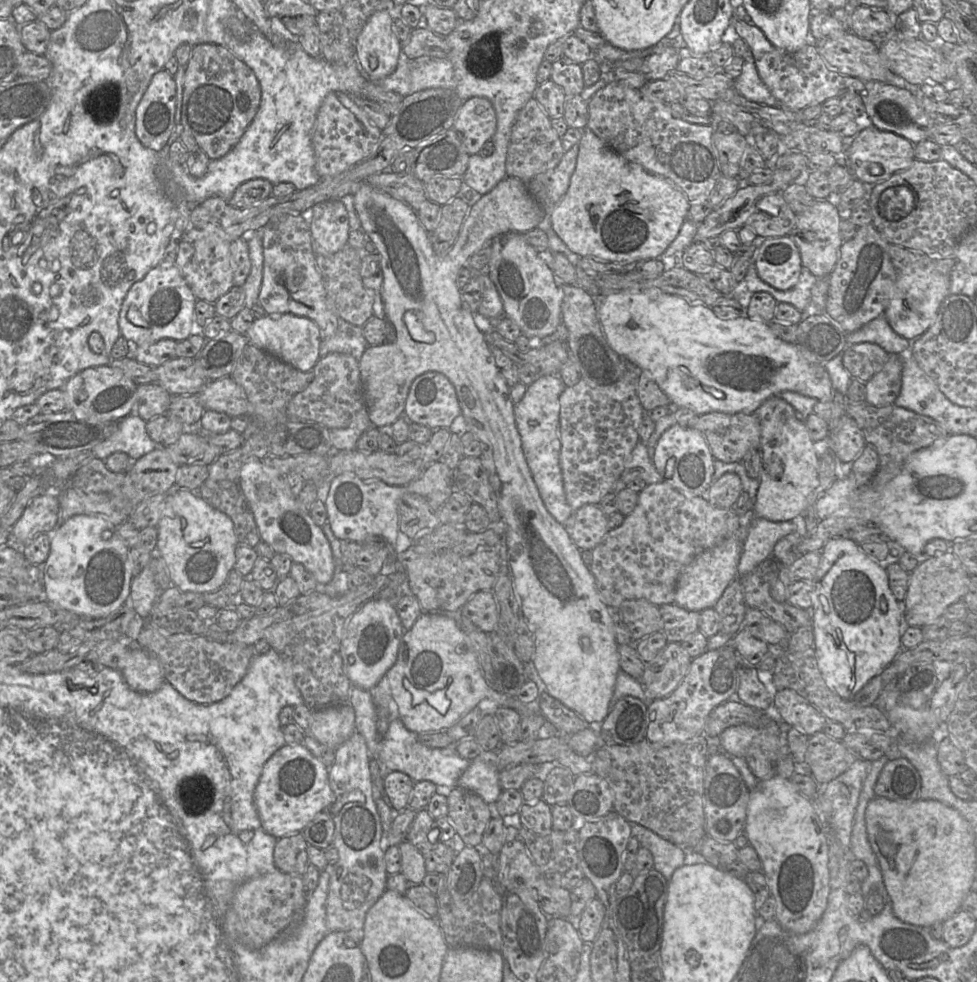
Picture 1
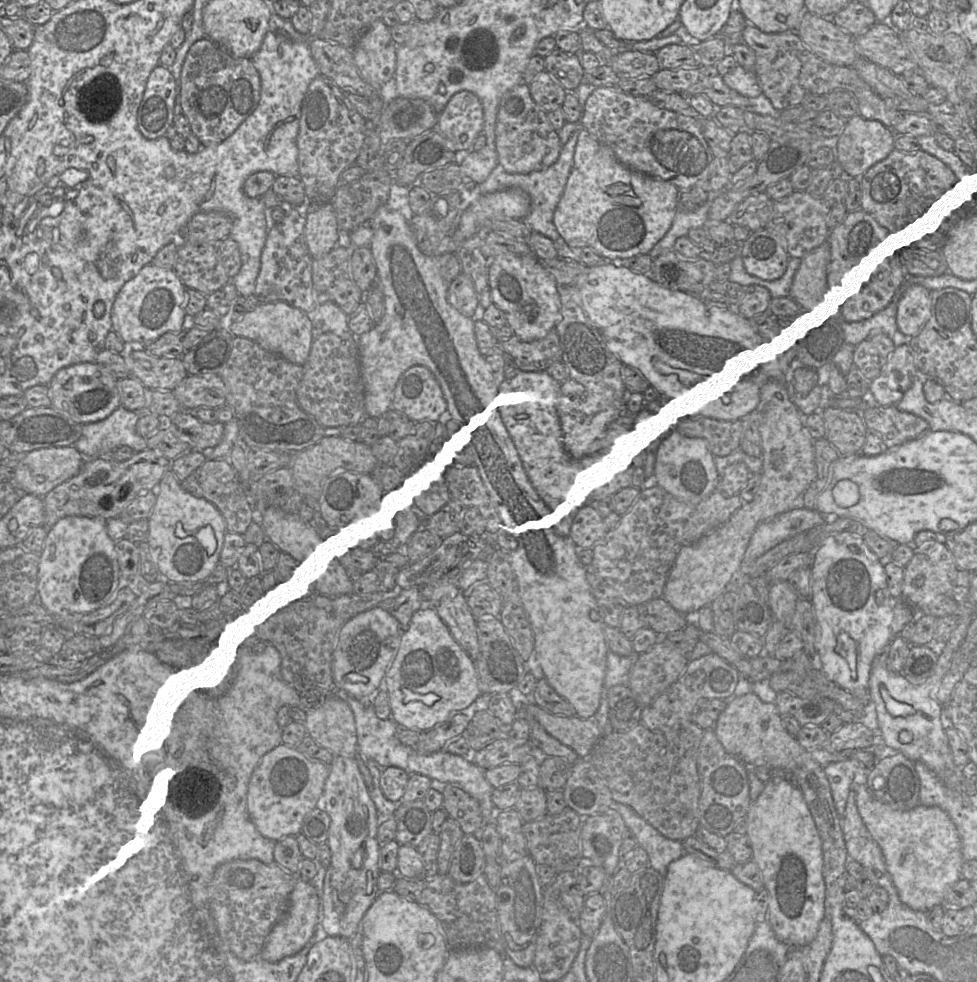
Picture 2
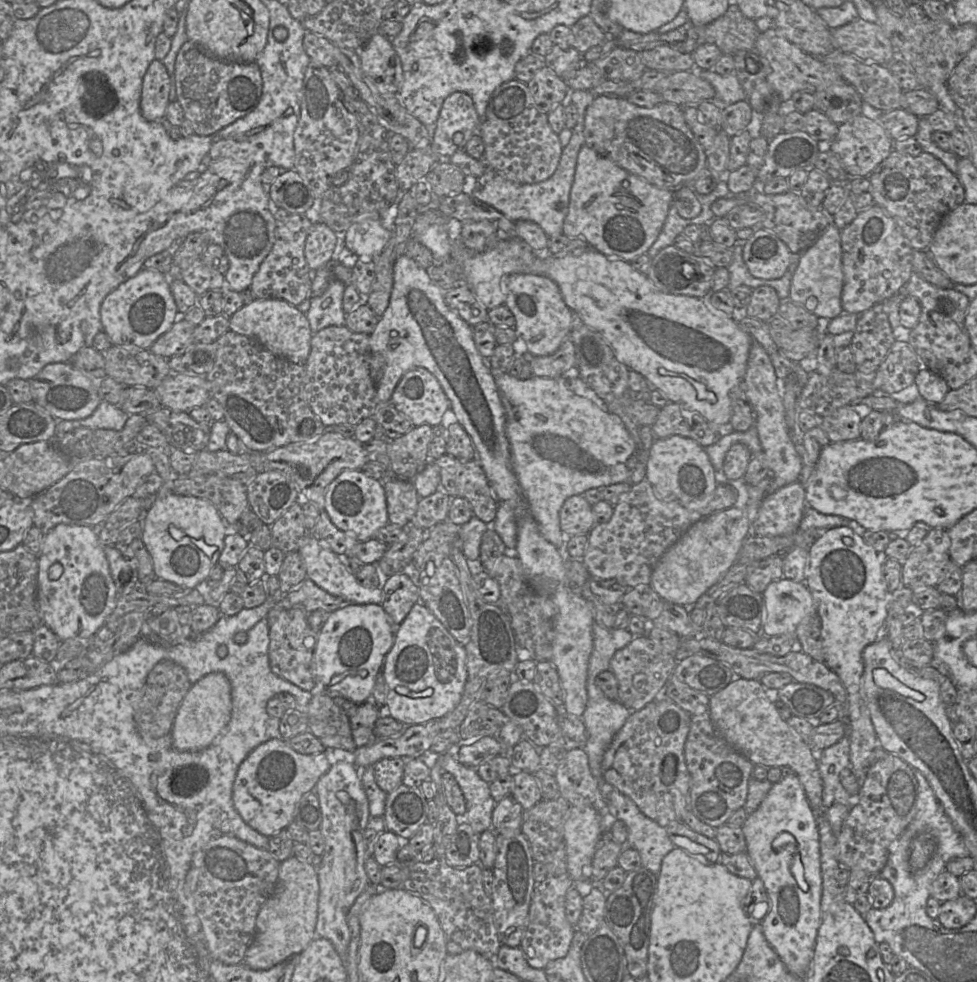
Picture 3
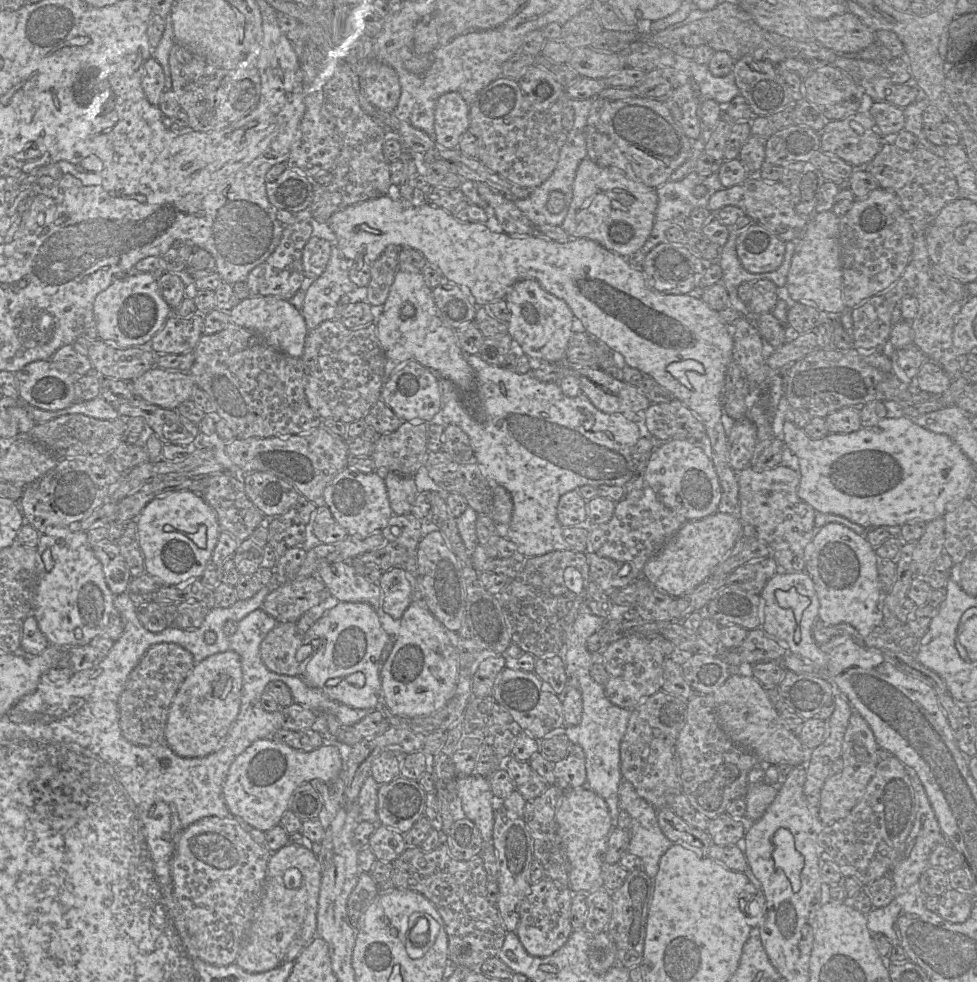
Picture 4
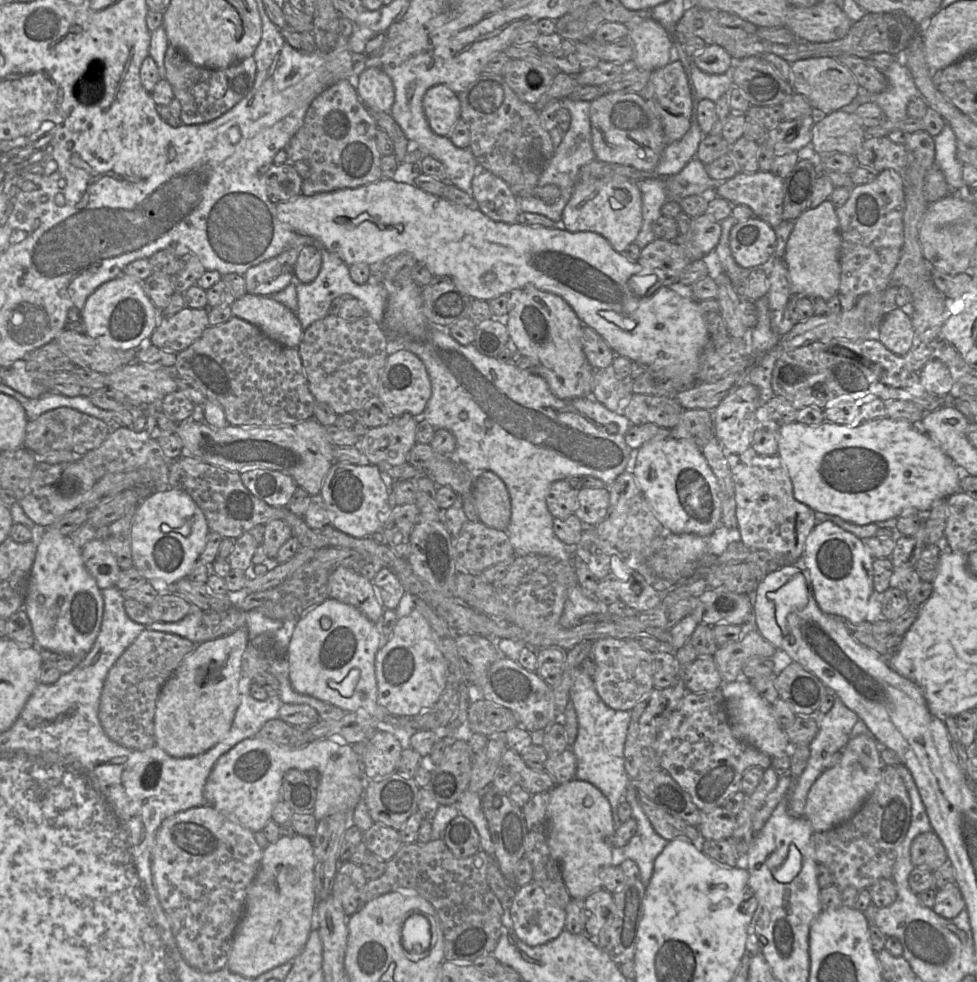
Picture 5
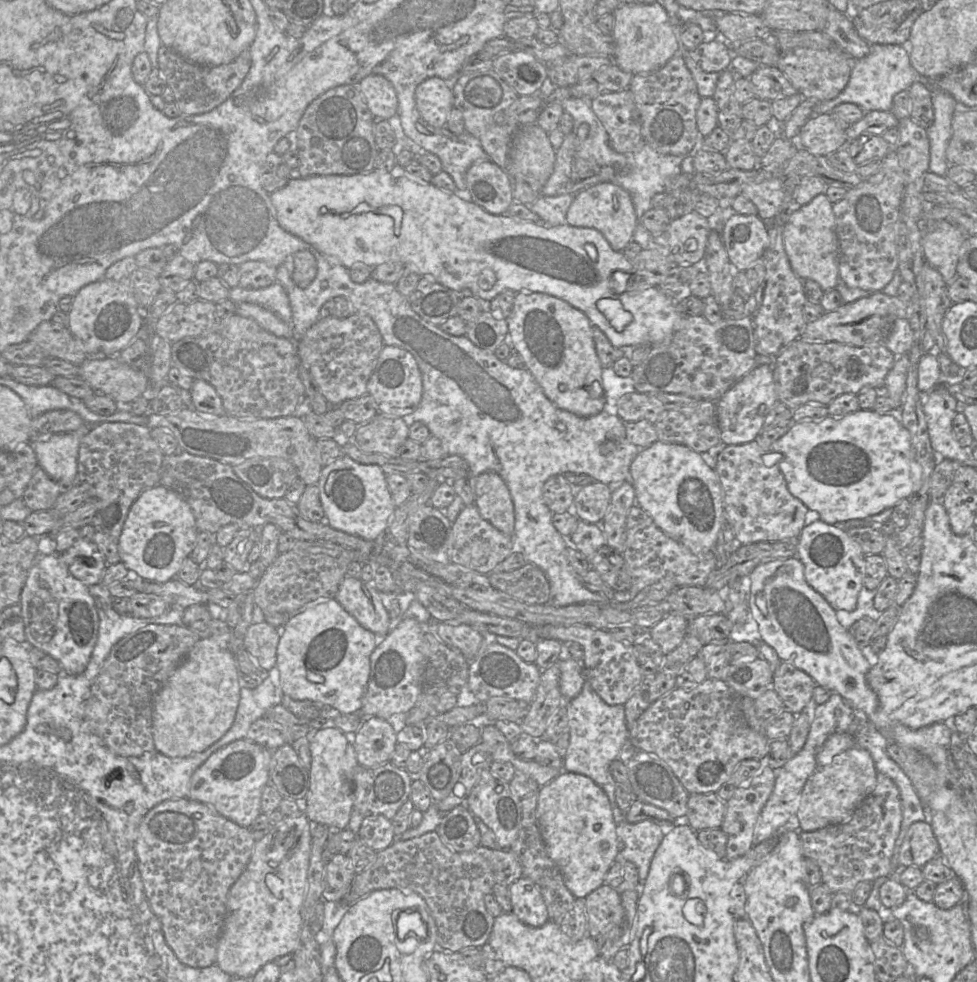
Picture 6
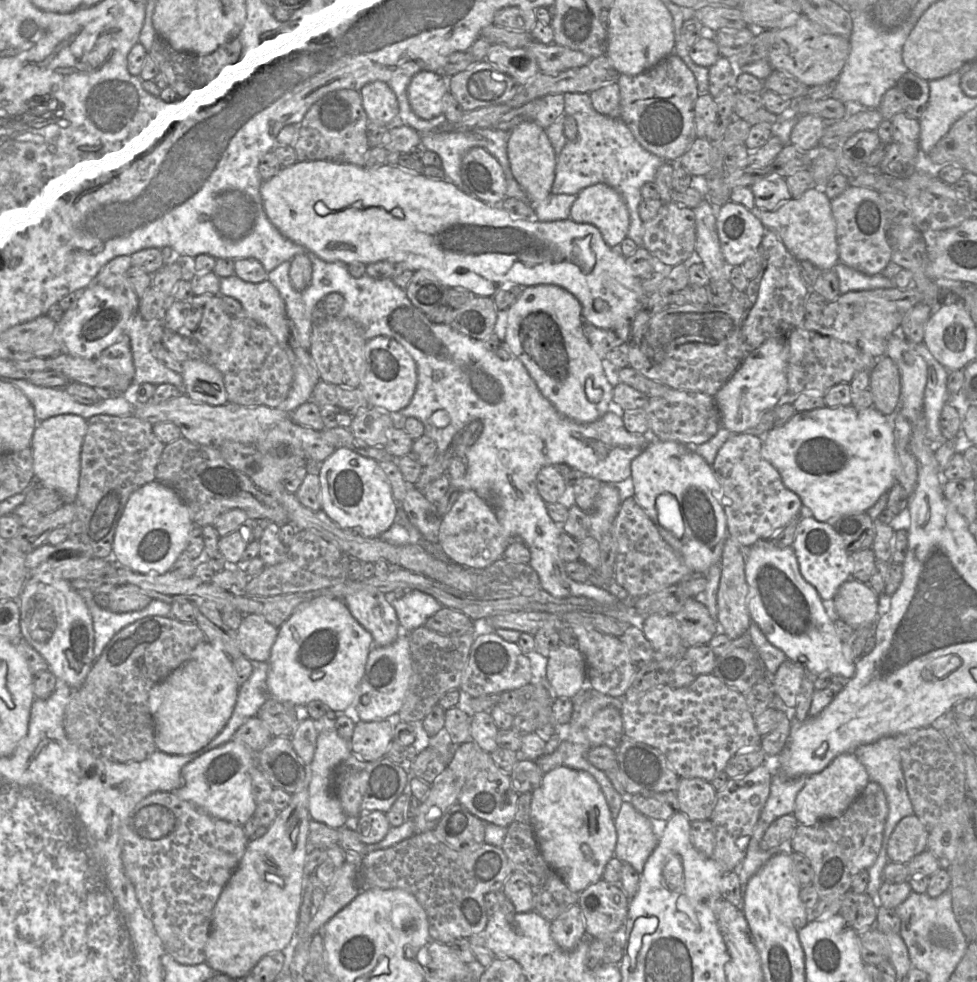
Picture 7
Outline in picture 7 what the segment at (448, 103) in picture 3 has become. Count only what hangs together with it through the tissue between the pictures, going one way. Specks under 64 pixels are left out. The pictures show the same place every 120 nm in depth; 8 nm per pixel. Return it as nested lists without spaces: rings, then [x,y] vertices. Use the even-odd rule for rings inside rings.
[[[420,71],[408,86],[408,100],[414,114],[422,120],[443,115],[443,97],[448,92],[447,79],[438,73]]]

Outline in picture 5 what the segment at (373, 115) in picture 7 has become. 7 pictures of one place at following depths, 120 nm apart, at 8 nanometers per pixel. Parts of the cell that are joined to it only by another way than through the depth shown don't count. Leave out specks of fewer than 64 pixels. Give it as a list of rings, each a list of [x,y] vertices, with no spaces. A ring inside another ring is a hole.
[[[370,67],[354,80],[354,87],[367,109],[390,113],[395,100],[391,78],[380,68]]]

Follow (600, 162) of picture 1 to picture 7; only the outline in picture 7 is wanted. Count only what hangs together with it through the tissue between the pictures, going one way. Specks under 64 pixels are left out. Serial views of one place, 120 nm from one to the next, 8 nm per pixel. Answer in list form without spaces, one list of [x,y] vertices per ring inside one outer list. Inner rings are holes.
[[[603,183],[588,186],[577,194],[569,219],[598,228],[605,243],[611,248],[627,237],[630,225],[629,212],[623,198]]]

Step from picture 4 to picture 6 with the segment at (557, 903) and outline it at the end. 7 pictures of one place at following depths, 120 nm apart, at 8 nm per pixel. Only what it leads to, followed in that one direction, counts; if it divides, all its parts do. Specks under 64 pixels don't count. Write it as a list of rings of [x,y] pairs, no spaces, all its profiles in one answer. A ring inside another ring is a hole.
[[[522,876],[509,886],[511,912],[524,924],[541,927],[549,921],[547,907],[539,887],[531,879]]]

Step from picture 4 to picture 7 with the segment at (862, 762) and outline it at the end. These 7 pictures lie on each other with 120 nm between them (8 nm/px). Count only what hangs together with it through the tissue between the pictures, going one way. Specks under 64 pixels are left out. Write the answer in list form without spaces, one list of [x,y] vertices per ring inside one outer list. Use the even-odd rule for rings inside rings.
[[[852,752],[841,754],[823,771],[807,777],[804,787],[796,797],[793,815],[804,826],[813,826],[822,820],[840,817],[869,782],[868,773],[856,755]]]

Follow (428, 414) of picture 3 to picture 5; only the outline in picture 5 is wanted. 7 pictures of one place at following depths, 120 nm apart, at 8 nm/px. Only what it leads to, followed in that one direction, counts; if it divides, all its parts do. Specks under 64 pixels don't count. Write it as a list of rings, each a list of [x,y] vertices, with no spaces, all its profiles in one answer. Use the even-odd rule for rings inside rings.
[[[391,349],[385,366],[380,371],[377,397],[392,417],[409,414],[413,417],[424,413],[432,395],[429,375],[423,362],[404,349]]]

